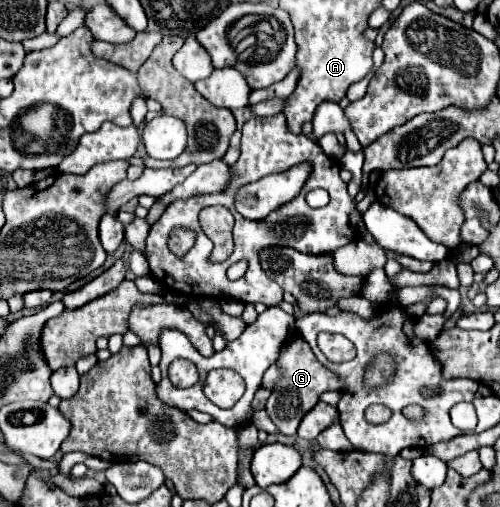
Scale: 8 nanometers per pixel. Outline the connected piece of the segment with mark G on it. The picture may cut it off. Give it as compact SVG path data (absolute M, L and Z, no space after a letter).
M295 330L289 332L287 342L281 346L277 366L279 366L281 378L275 382L265 410L281 434L293 436L297 434L297 428L303 416L319 402L319 396L327 390L339 390L341 384L333 372L329 372L323 364L319 364L313 352L307 352L307 342Z

